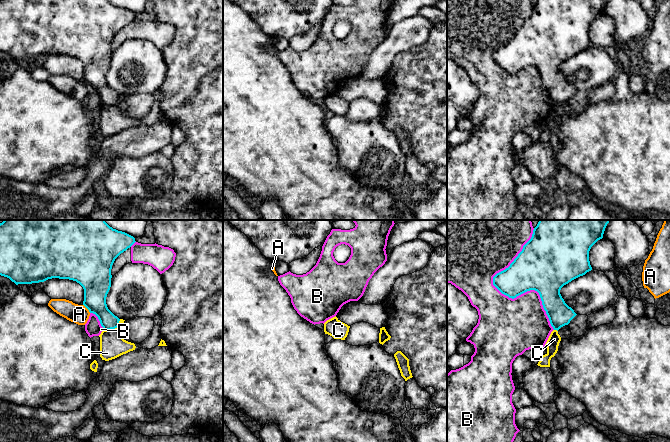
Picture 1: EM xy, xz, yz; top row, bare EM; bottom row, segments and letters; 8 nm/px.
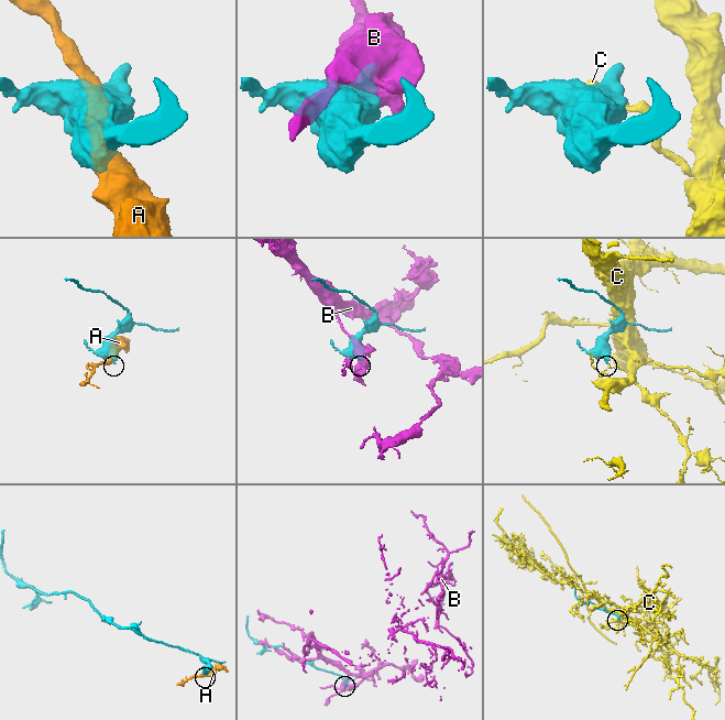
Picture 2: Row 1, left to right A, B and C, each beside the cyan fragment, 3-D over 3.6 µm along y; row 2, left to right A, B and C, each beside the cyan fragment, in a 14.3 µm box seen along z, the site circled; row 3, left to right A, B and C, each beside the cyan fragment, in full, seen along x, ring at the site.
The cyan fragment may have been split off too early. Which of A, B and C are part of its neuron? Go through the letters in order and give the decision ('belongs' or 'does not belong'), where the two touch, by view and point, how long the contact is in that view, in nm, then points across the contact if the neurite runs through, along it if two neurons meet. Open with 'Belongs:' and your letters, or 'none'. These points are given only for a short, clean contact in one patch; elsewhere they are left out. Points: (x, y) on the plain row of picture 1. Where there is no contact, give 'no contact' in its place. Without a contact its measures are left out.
Belongs: none
A: does not belong | xy (86, 83) | 90 nm | along xy (83, 80), (90, 88)
B: does not belong | yz (504, 70) | 850 nm
C: does not belong | xy (114, 104) | 160 nm | along xy (120, 95), (116, 103), (104, 106)

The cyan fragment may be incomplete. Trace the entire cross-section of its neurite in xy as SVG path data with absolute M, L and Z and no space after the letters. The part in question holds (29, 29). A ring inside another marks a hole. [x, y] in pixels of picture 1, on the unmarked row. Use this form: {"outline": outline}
{"outline": "M0 0L0 51L16 61L39 59L52 54L76 57L84 65L83 81L98 93L104 106L111 106L117 104L120 97L106 80L111 63L112 41L135 18L133 12L108 0Z"}

